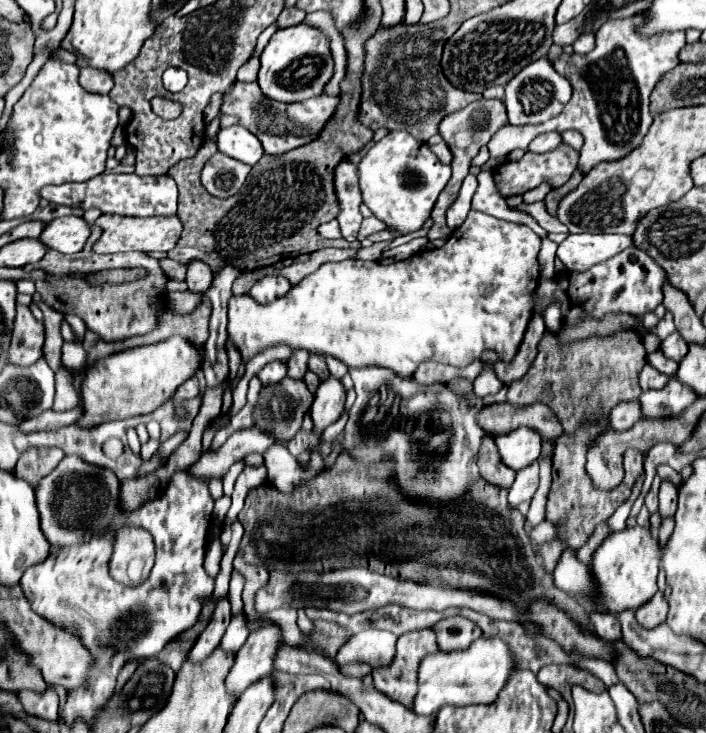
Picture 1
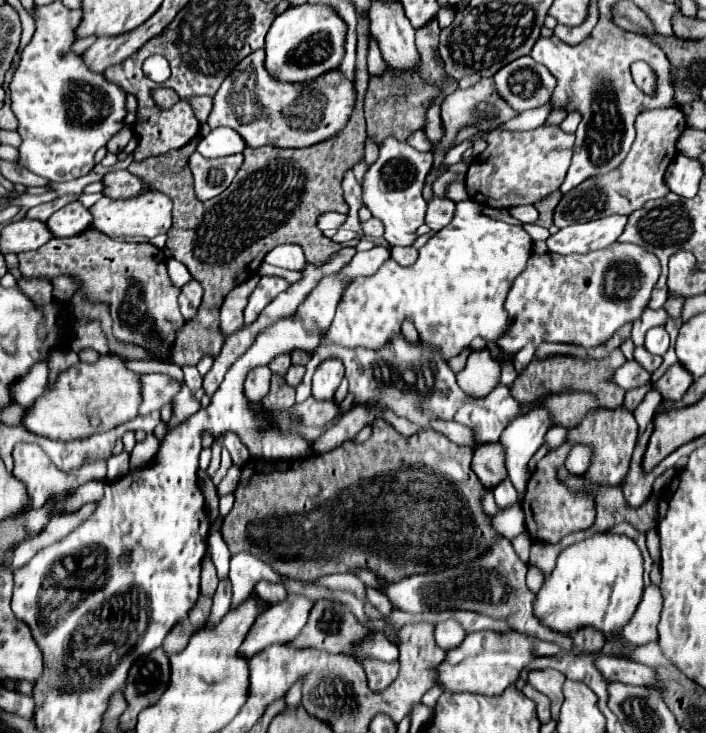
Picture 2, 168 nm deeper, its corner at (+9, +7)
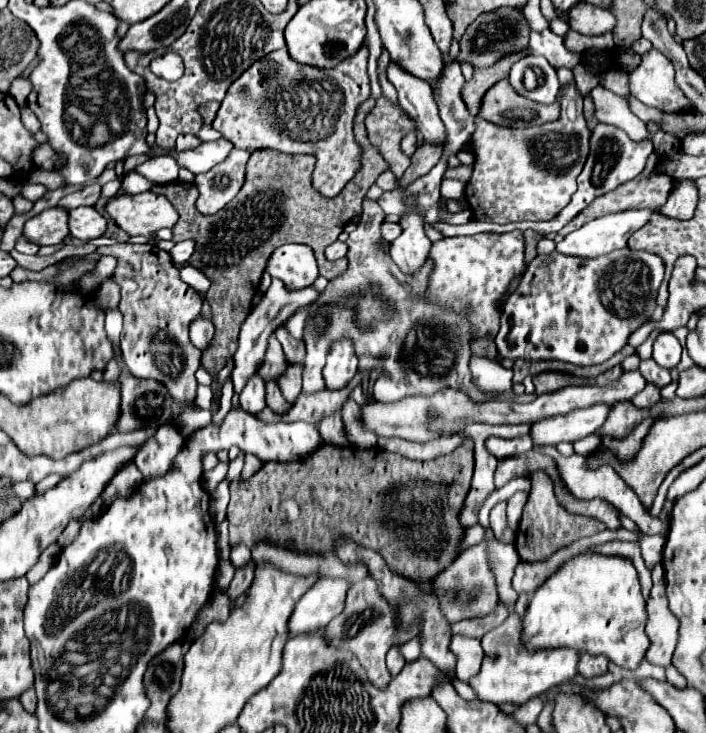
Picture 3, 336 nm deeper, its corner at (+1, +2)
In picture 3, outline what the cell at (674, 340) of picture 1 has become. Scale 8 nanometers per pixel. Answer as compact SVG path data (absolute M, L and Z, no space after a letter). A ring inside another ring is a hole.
M661 332L653 344L653 360L663 368L673 368L681 360L681 344L673 332Z

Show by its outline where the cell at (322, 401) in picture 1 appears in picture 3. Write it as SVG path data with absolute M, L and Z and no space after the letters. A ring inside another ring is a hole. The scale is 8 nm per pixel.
M337 340L333 342L327 364L323 368L323 378L327 384L327 390L341 390L349 384L349 380L357 372L357 356L353 350L351 340Z

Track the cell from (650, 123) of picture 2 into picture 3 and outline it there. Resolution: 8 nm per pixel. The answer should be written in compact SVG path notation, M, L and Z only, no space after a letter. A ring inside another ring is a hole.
M653 150L651 158L647 160L647 166L643 168L643 174L639 174L637 178L625 182L623 186L617 186L615 190L611 190L611 194L601 194L599 198L595 198L595 202L591 202L591 206L587 206L585 210L581 210L567 226L563 226L559 230L561 236L567 236L569 232L581 228L583 224L587 224L593 218L605 216L605 214L615 214L615 212L623 212L623 210L631 210L631 208L649 208L649 210L659 210L659 206L663 206L663 202L667 202L667 196L673 188L673 178L663 174L659 170L659 162L661 162L661 154L659 150Z

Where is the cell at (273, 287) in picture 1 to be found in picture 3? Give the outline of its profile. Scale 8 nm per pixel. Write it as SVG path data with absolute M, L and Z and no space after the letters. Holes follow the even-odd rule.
M277 278L271 282L271 286L267 288L267 292L261 296L259 304L251 308L249 316L245 318L243 326L241 326L241 334L239 334L239 348L235 352L235 368L231 372L231 380L235 384L235 392L241 392L243 386L247 384L247 380L255 374L255 368L263 362L265 350L267 350L267 340L269 336L301 306L313 302L319 298L319 292L313 290L311 286L307 290L287 290L283 286L283 282L279 282Z

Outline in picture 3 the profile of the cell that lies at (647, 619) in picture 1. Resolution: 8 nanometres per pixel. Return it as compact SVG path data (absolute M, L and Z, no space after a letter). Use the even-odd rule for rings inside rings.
M663 564L653 566L653 590L647 600L647 628L645 634L651 640L651 646L647 648L647 662L667 666L671 664L671 654L677 644L677 628L679 622L671 614L667 606L667 596L665 596L665 570Z

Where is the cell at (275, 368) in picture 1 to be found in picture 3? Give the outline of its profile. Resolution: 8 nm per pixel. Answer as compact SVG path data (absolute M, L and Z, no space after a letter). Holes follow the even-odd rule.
M253 374L251 380L247 382L247 386L243 388L239 402L243 406L243 410L251 412L251 414L259 414L267 404L265 404L265 380L259 378L259 374Z

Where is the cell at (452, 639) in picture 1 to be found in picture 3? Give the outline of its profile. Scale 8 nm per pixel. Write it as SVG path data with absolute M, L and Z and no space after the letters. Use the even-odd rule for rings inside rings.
M451 636L449 650L453 652L457 664L455 664L455 674L459 680L467 682L471 676L479 672L481 660L483 660L483 648L477 638L467 638L467 636Z

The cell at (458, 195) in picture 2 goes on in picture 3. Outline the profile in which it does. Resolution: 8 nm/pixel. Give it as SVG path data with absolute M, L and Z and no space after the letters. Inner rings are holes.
M443 180L441 184L441 196L443 198L463 198L465 196L465 182L461 180Z

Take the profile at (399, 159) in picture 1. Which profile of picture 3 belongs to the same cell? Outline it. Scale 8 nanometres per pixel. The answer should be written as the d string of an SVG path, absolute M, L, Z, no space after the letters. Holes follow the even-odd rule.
M405 194L403 202L409 212L401 214L399 226L403 228L403 232L391 242L391 258L403 272L415 272L427 260L431 240L425 234L423 214L415 210L417 194Z

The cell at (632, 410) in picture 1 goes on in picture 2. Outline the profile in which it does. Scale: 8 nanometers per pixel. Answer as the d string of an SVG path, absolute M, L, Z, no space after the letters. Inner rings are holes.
M647 383L647 385L639 387L639 389L627 391L627 393L625 393L625 403L623 403L623 407L625 407L627 411L635 411L635 407L643 401L643 397L645 397L645 393L647 393L649 389L651 389L651 383Z

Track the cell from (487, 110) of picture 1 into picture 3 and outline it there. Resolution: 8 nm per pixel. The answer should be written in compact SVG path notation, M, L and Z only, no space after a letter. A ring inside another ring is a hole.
M499 80L483 96L477 116L497 126L511 126L511 128L539 126L559 118L559 104L543 106L531 102L529 98L521 98L519 94L515 94L515 90L507 80Z

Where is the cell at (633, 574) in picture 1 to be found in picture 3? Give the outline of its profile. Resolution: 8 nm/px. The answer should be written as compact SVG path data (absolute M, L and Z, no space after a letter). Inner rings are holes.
M585 552L569 562L565 562L531 598L529 608L523 618L523 642L531 650L539 648L575 648L579 652L587 652L591 656L603 654L611 662L623 668L637 668L639 660L645 656L649 648L649 638L645 636L645 598L641 596L639 574L629 558L621 556L605 556L597 552Z

